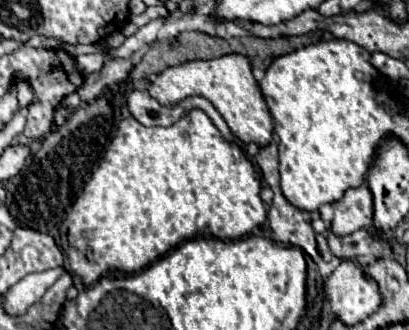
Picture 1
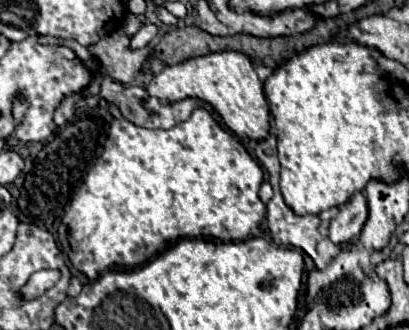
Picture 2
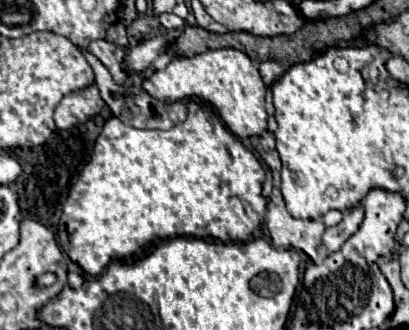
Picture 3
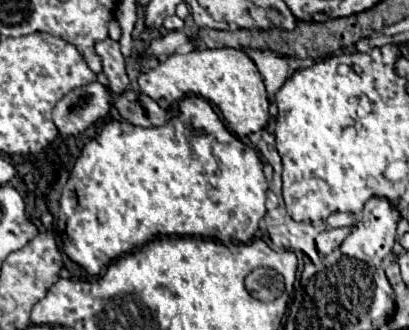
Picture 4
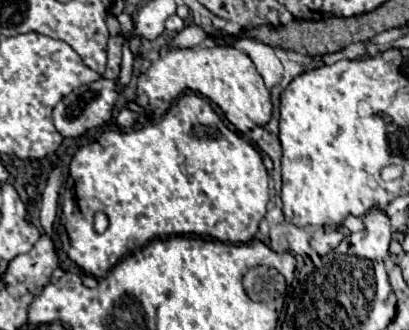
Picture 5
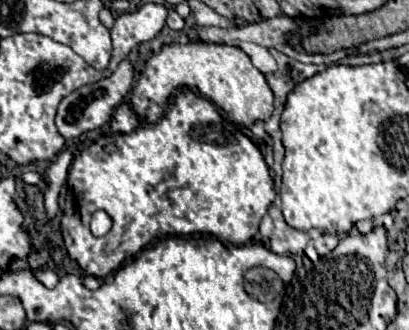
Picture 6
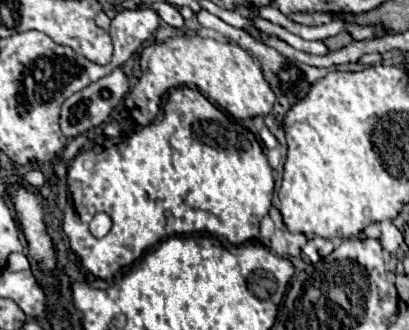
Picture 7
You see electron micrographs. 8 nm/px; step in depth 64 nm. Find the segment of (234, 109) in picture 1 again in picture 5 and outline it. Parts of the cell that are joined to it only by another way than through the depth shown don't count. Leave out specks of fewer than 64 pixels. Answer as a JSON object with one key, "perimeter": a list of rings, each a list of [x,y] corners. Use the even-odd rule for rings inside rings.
{"perimeter":[[[216,46],[216,48],[178,48],[162,56],[158,62],[152,62],[150,68],[138,78],[136,84],[136,102],[150,110],[154,120],[160,120],[172,100],[180,94],[180,90],[190,88],[200,92],[202,96],[216,102],[224,116],[240,130],[248,132],[256,126],[264,126],[272,116],[272,98],[270,92],[254,68],[252,60],[232,48],[232,46]]]}

